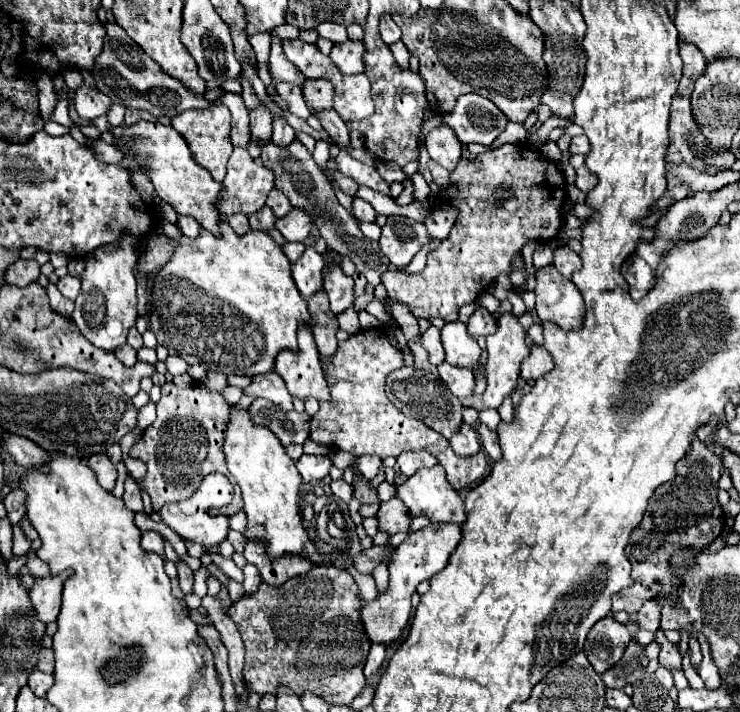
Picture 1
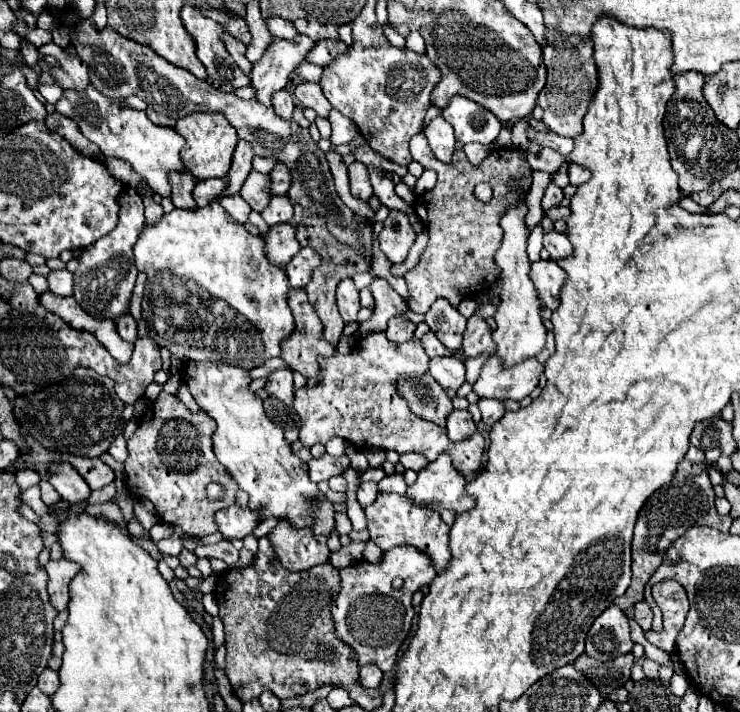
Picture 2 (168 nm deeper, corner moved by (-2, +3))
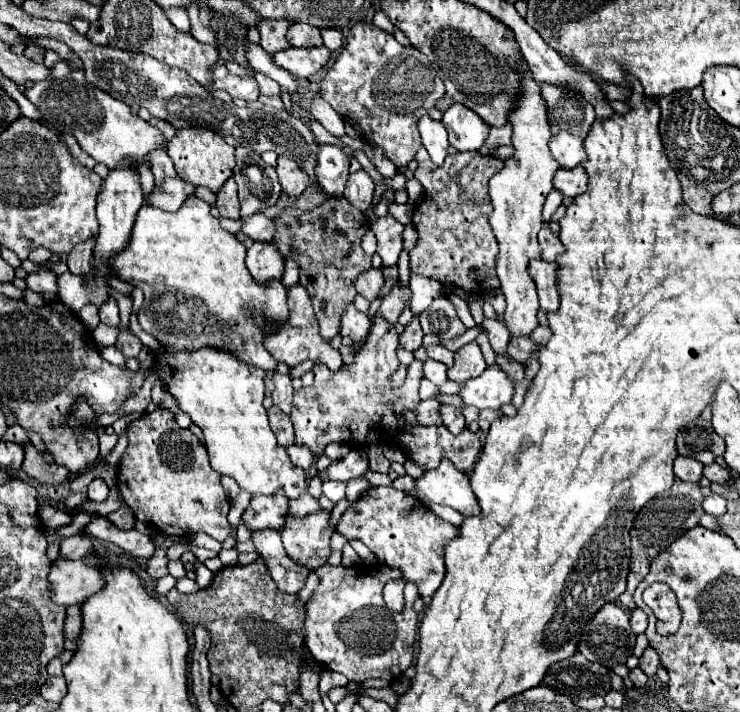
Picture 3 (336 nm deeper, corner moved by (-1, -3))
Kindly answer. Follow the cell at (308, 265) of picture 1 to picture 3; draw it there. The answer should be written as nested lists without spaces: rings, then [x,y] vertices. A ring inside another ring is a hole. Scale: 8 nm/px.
[[[286,260],[286,270],[284,270],[284,276],[282,276],[284,288],[290,288],[290,286],[298,284],[298,276],[300,276],[298,264],[294,260]]]

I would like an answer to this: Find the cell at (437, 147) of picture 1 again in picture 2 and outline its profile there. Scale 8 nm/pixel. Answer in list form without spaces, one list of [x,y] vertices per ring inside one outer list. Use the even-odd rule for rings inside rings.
[[[437,116],[423,128],[423,134],[427,136],[429,146],[437,156],[437,160],[451,162],[451,154],[455,150],[455,136],[451,124],[443,122],[443,116]]]

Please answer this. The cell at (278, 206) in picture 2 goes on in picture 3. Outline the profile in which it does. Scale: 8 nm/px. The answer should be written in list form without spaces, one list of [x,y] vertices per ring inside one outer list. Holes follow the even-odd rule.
[[[254,214],[254,216],[248,216],[244,218],[244,226],[242,226],[242,232],[248,234],[252,240],[262,240],[262,242],[268,242],[274,238],[274,220],[264,216],[264,214]]]

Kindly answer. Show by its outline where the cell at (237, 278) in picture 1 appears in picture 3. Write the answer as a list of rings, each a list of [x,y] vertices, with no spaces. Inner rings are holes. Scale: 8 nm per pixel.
[[[200,198],[186,200],[184,208],[174,214],[144,204],[136,216],[136,226],[132,230],[128,248],[112,258],[116,277],[144,292],[144,304],[138,310],[138,322],[142,330],[152,334],[166,348],[194,352],[210,346],[226,350],[254,368],[276,370],[278,360],[264,348],[264,338],[268,336],[268,328],[272,332],[280,326],[280,322],[288,320],[286,288],[280,280],[270,280],[268,284],[258,284],[254,280],[244,264],[246,246],[234,234],[224,230],[210,210],[212,206]],[[256,316],[264,318],[262,326],[256,326]]]

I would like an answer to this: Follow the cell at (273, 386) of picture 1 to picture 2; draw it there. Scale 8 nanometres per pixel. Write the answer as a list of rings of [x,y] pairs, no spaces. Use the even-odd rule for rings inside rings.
[[[279,368],[275,372],[271,372],[269,382],[265,386],[265,390],[269,392],[269,396],[279,398],[285,404],[293,404],[293,372],[289,368]]]

